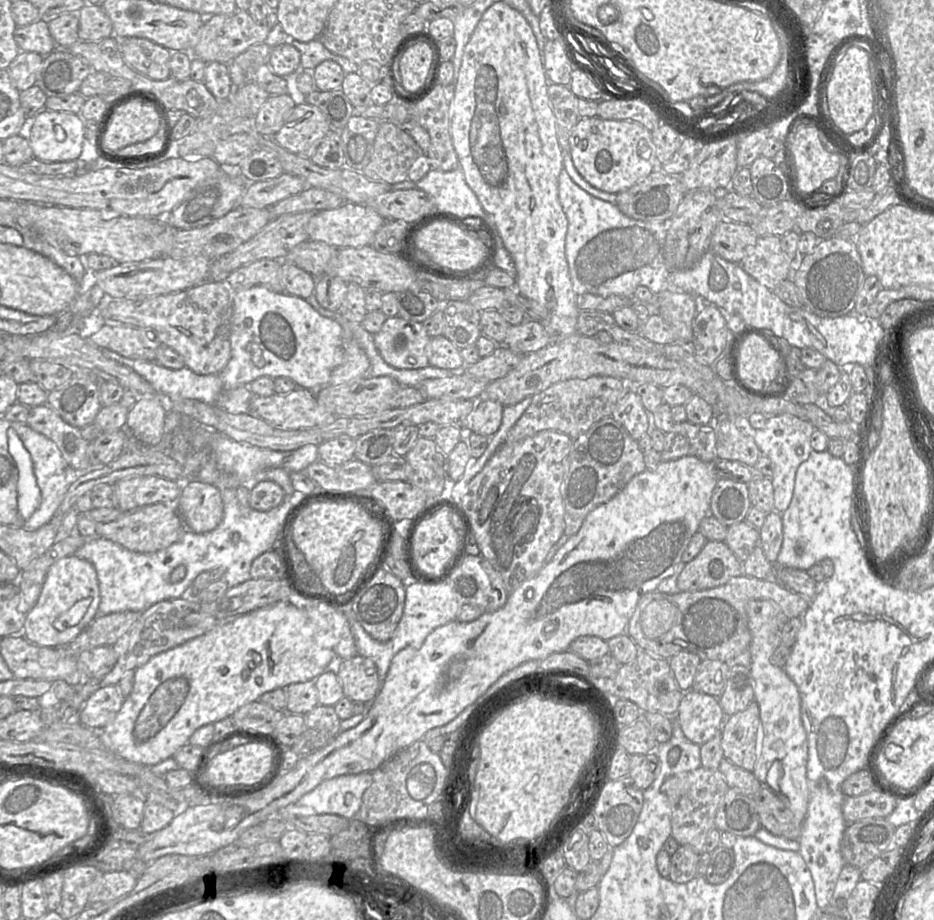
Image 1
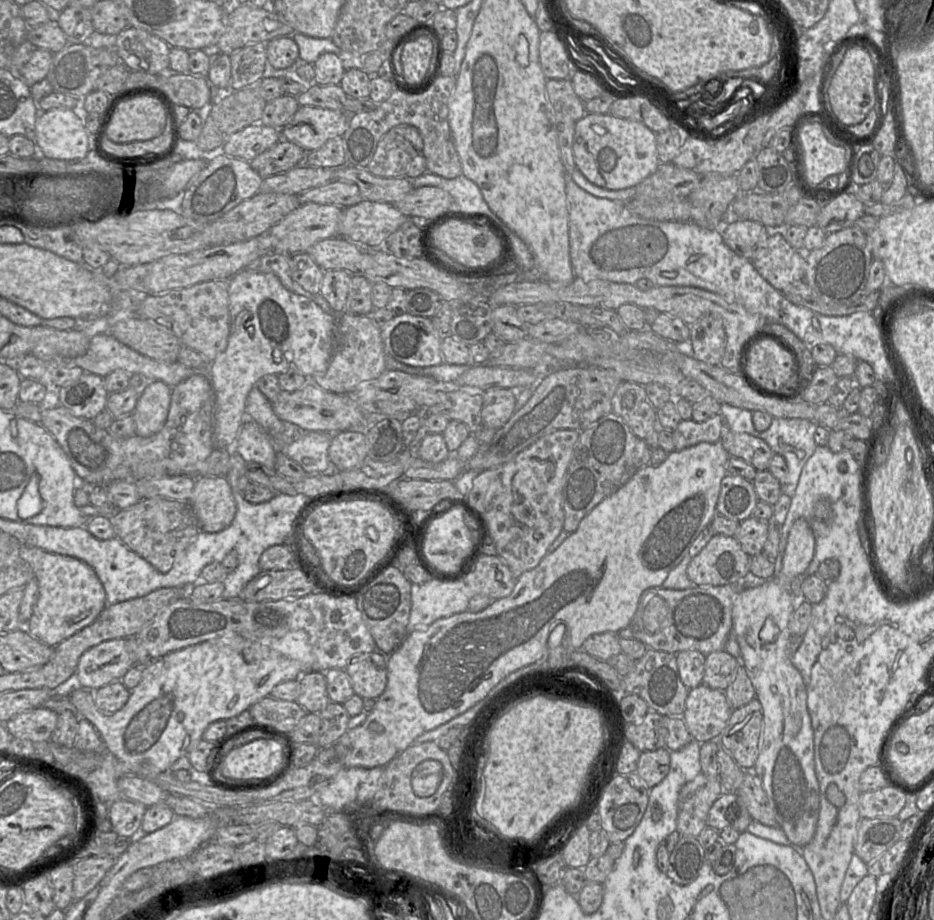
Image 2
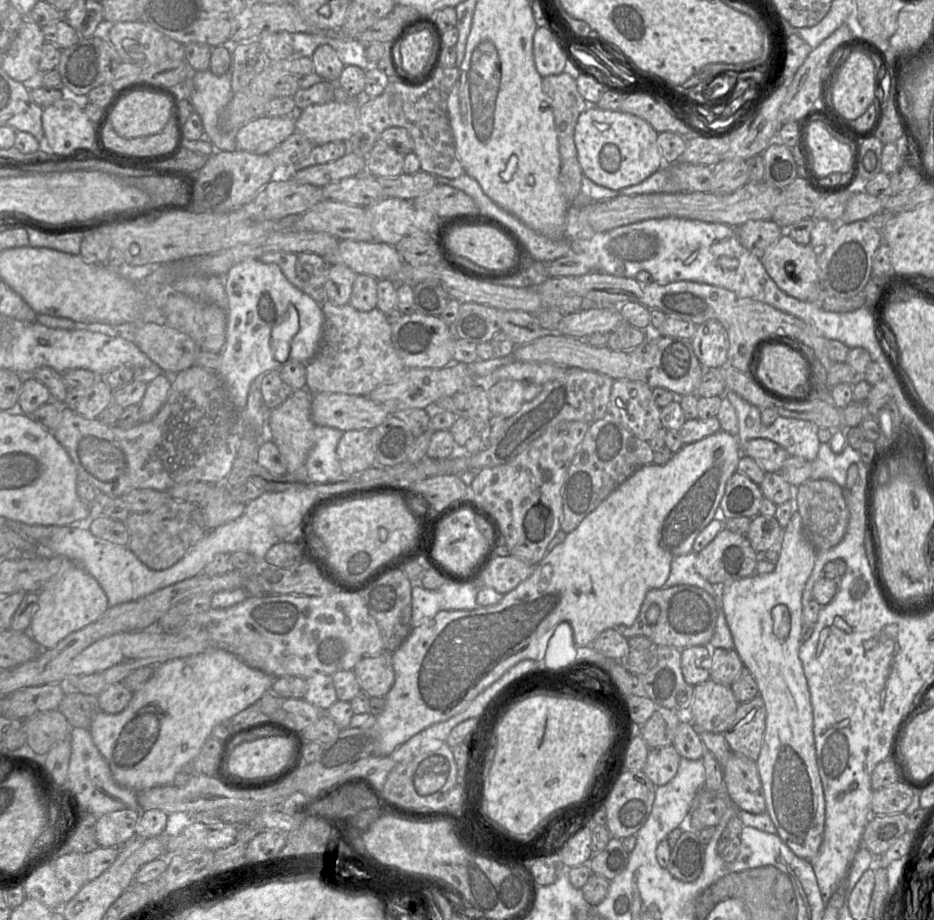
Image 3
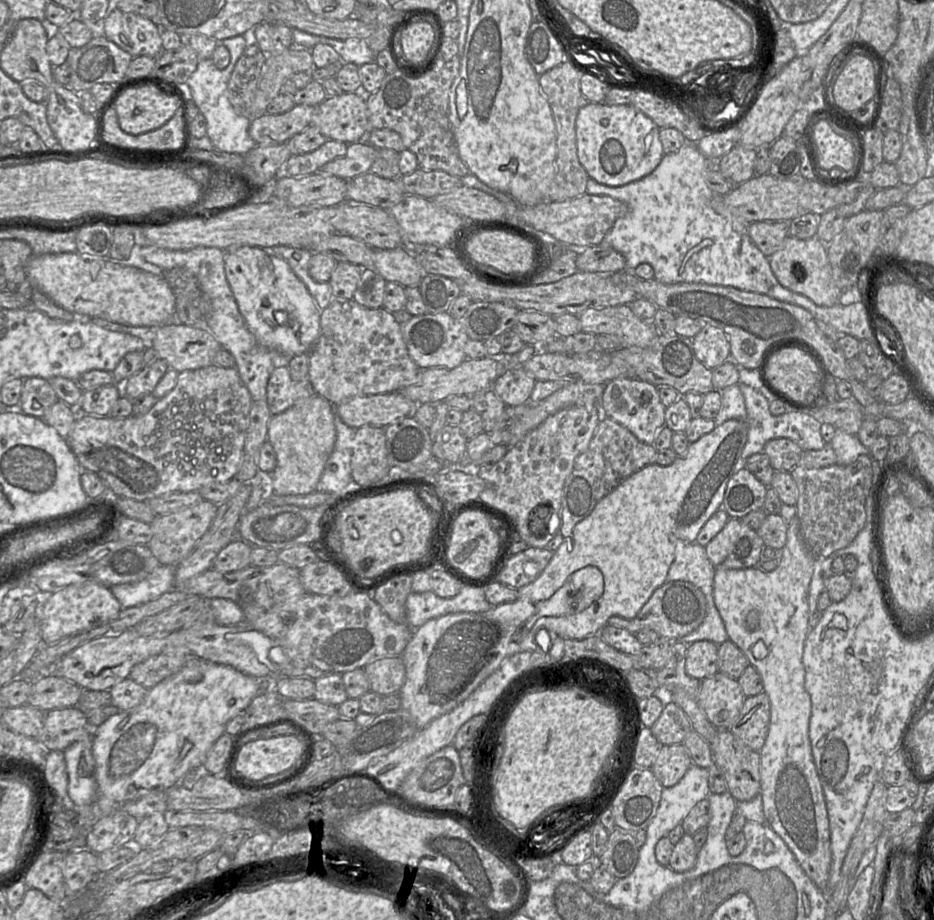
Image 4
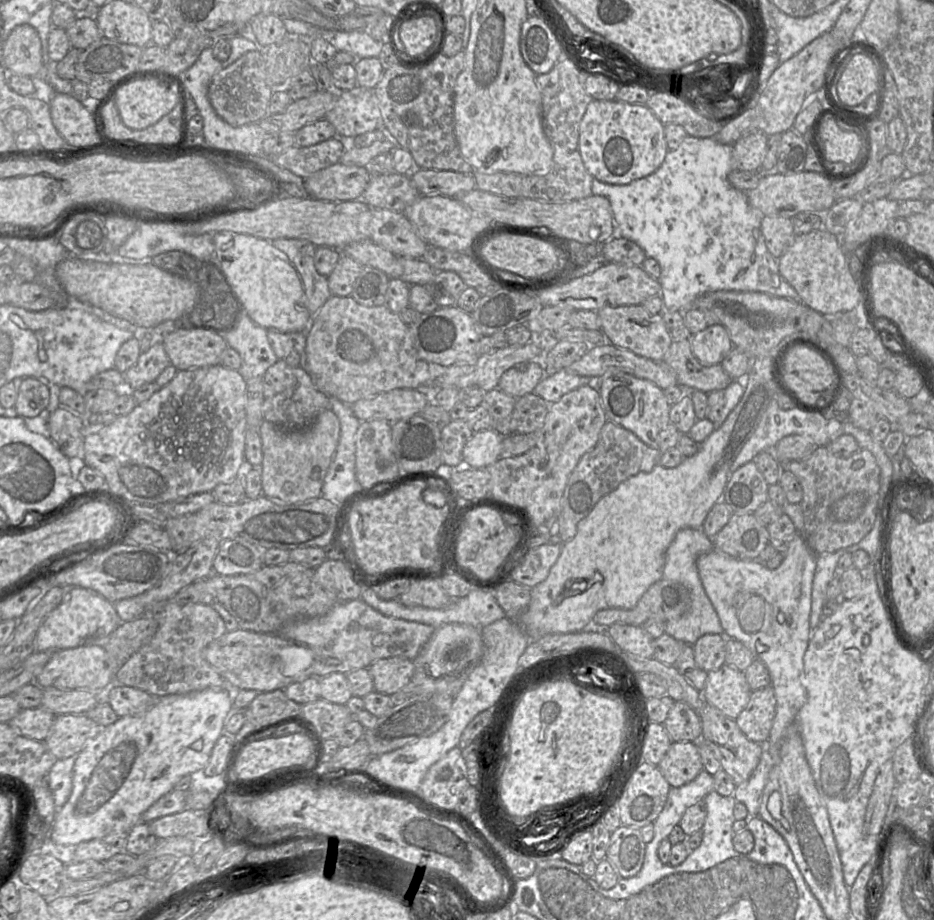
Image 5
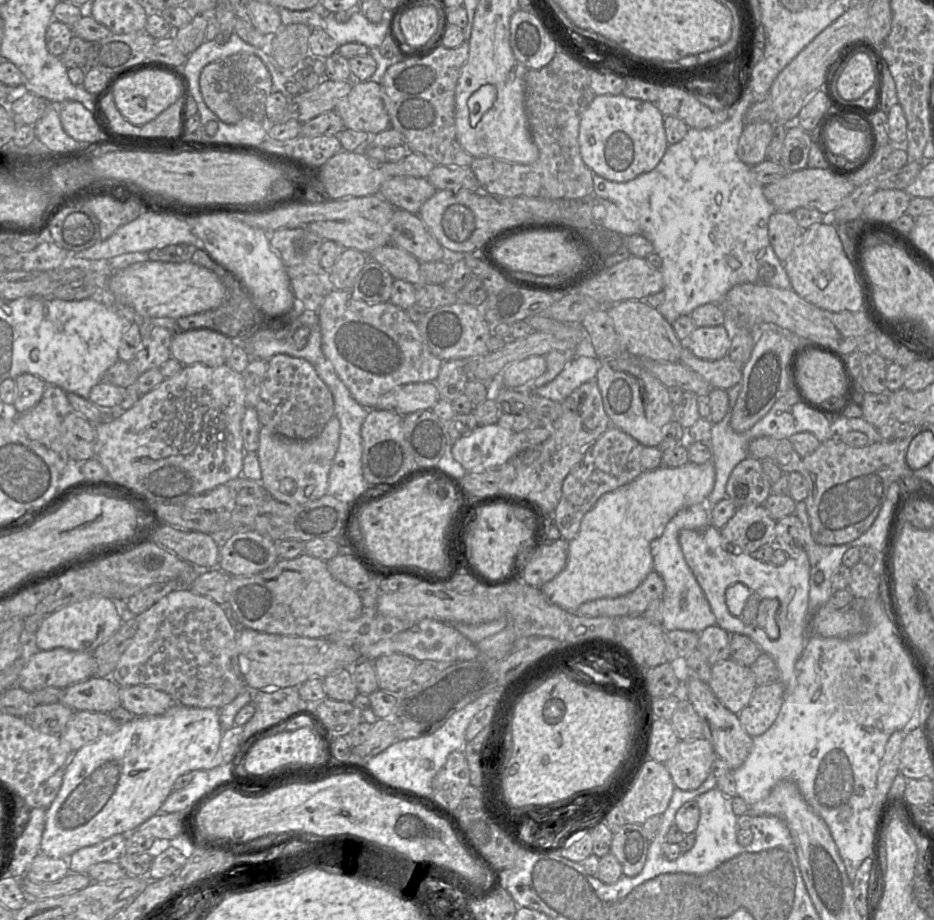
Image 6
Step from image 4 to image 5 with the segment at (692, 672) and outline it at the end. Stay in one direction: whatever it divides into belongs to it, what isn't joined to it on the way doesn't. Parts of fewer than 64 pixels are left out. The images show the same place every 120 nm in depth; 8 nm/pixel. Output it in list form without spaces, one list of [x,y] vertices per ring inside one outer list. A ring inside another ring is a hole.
[[[705,634],[693,645],[696,665],[710,672],[725,664],[725,647],[727,637],[724,634]]]

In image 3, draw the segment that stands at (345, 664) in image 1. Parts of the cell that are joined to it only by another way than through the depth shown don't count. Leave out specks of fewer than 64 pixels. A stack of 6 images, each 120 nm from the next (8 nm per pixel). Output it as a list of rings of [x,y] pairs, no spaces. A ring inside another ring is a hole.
[[[387,651],[364,657],[353,671],[361,690],[370,697],[386,696],[394,684],[392,653]]]

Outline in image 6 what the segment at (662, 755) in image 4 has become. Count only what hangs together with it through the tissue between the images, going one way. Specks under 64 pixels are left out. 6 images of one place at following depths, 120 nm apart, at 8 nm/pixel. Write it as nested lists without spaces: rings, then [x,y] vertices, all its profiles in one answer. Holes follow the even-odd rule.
[[[705,738],[680,741],[665,766],[676,788],[692,791],[706,781],[717,757],[713,746]]]

